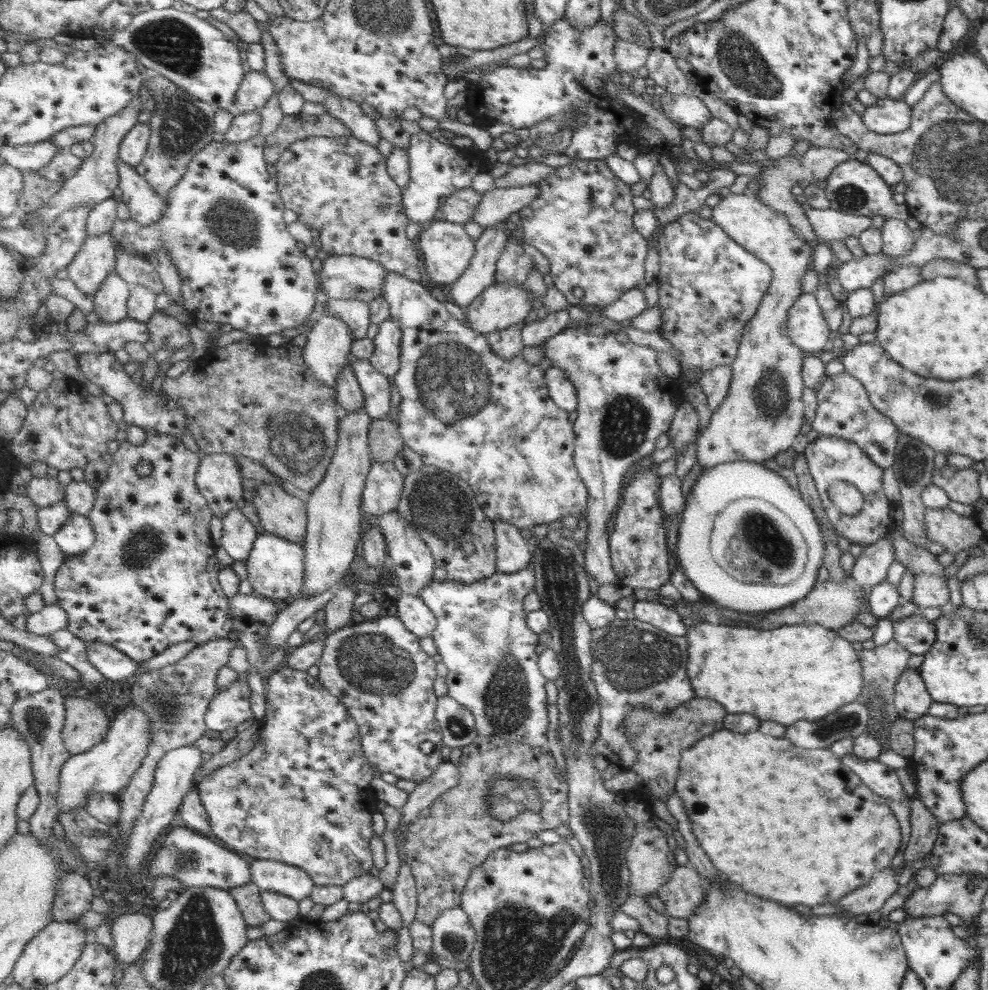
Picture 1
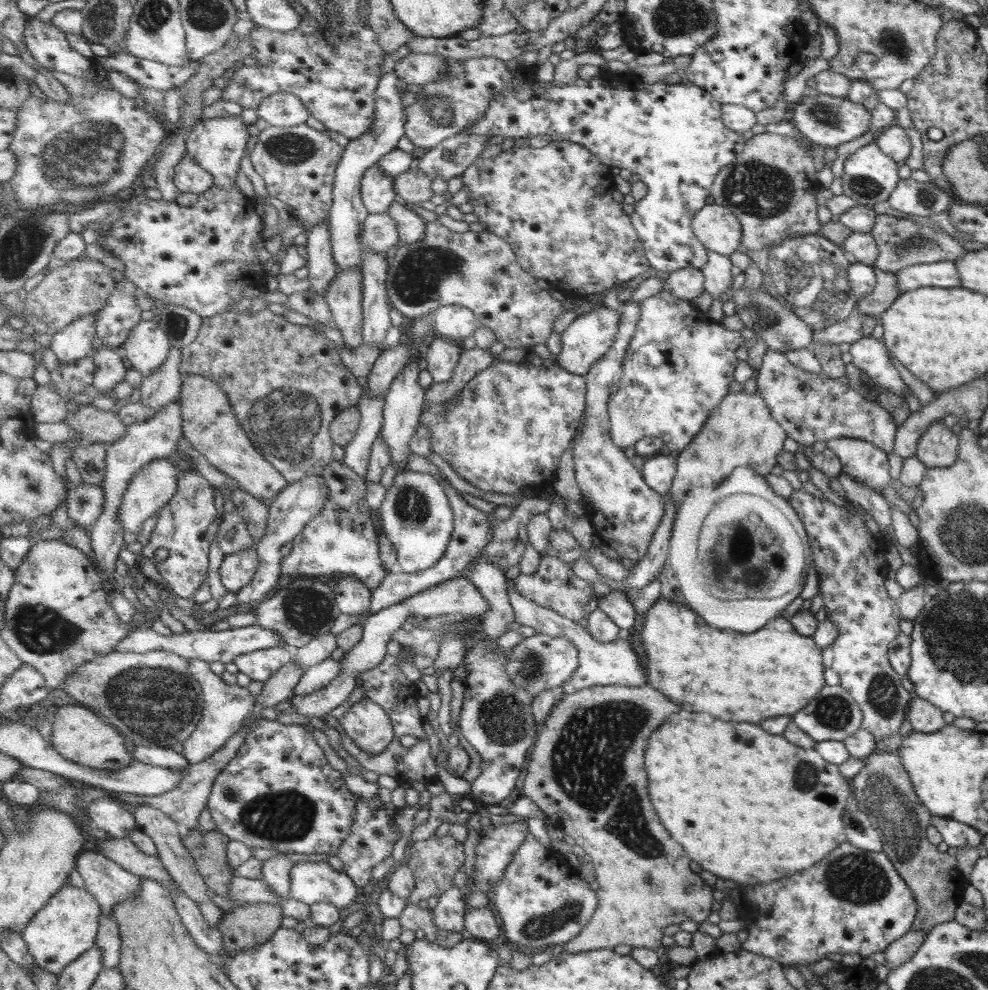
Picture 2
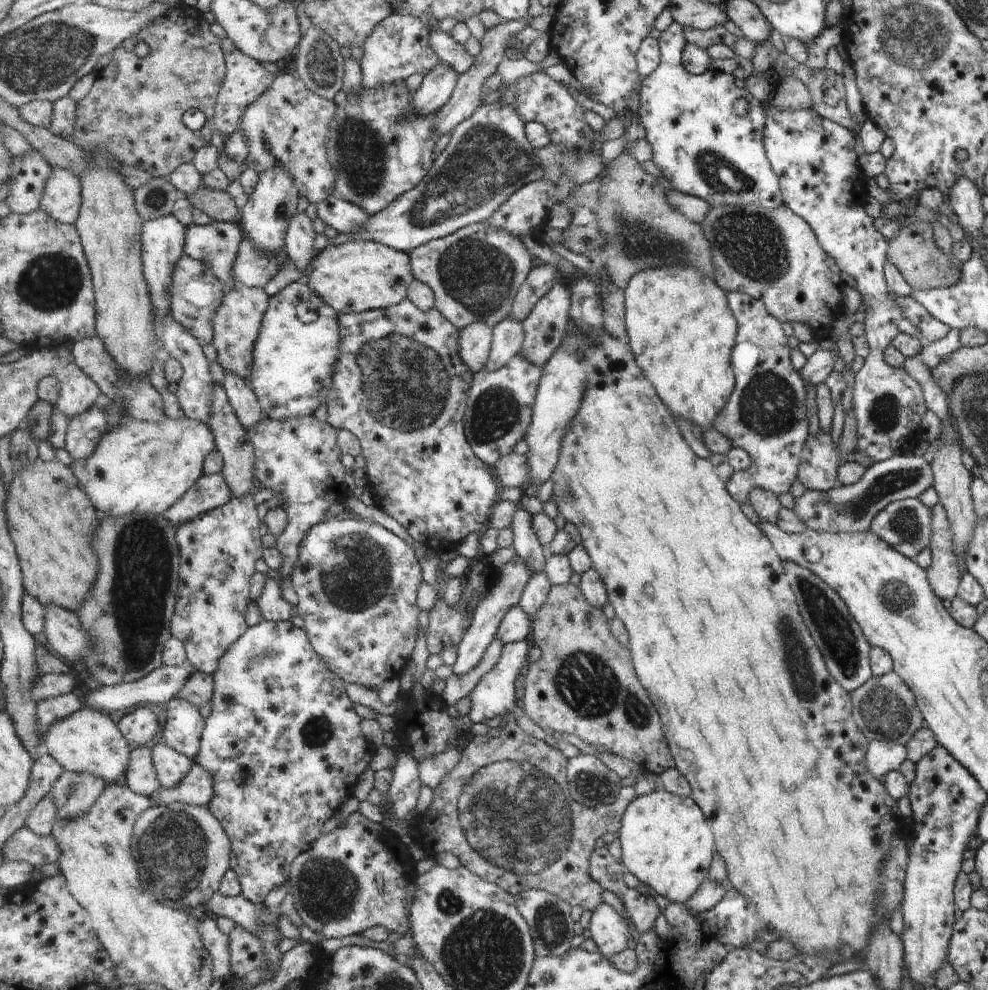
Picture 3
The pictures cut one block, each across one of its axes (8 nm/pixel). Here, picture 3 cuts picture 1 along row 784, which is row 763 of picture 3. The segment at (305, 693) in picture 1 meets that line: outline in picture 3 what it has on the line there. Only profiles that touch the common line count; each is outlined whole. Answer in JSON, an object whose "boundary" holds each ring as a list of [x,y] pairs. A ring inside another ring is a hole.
{"boundary":[[[290,619],[279,622],[262,620],[258,625],[249,627],[246,633],[227,649],[217,672],[212,677],[215,685],[212,709],[206,718],[206,727],[201,737],[200,751],[195,762],[213,775],[215,794],[209,808],[230,836],[232,844],[230,868],[238,874],[242,895],[256,905],[263,905],[267,894],[273,888],[277,888],[281,884],[285,886],[287,878],[290,878],[290,875],[294,873],[292,868],[294,860],[312,847],[323,832],[323,824],[336,817],[341,804],[355,794],[355,788],[357,788],[355,784],[359,782],[359,776],[367,768],[371,768],[377,748],[369,742],[361,730],[363,719],[360,714],[357,714],[355,704],[347,694],[346,682],[339,678],[339,675],[335,674],[326,665],[326,662],[323,662],[311,644],[306,631],[303,628],[297,628]]]}

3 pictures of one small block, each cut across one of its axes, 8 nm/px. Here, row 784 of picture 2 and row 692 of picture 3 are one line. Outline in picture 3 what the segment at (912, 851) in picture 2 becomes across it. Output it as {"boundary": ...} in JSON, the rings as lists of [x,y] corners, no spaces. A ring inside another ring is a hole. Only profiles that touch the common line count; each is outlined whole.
{"boundary":[[[892,670],[881,676],[869,677],[861,686],[851,691],[850,703],[853,722],[867,742],[877,739],[905,746],[913,733],[923,726],[912,692]]]}

